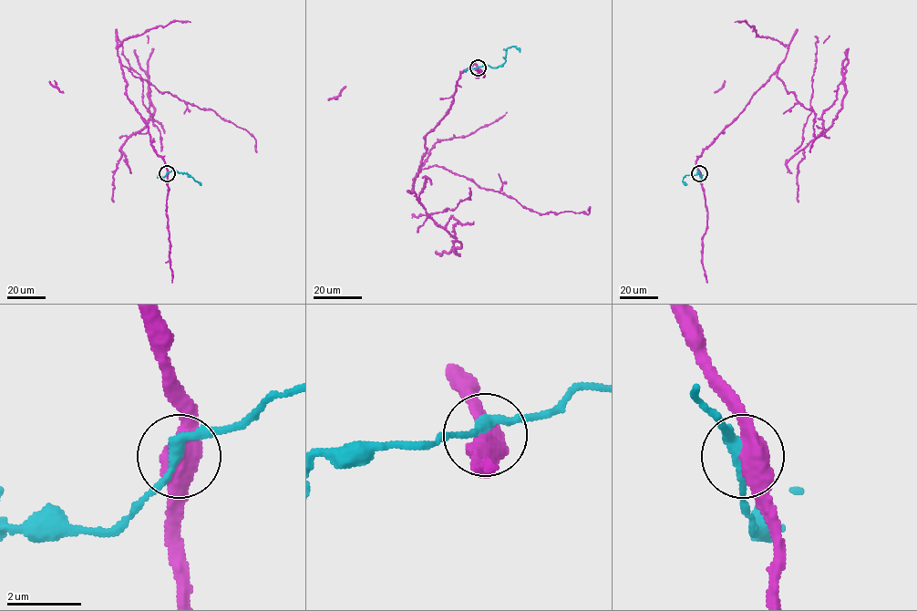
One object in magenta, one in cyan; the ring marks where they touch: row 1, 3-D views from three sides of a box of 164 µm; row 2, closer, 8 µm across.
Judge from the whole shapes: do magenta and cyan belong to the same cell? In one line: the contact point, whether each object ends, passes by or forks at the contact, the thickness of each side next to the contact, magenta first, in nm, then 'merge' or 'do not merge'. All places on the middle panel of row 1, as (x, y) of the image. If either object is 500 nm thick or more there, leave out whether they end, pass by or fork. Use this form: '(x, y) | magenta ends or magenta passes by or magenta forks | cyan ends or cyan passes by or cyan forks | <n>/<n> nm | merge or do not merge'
(478, 67) | 550/240 nm | do not merge

